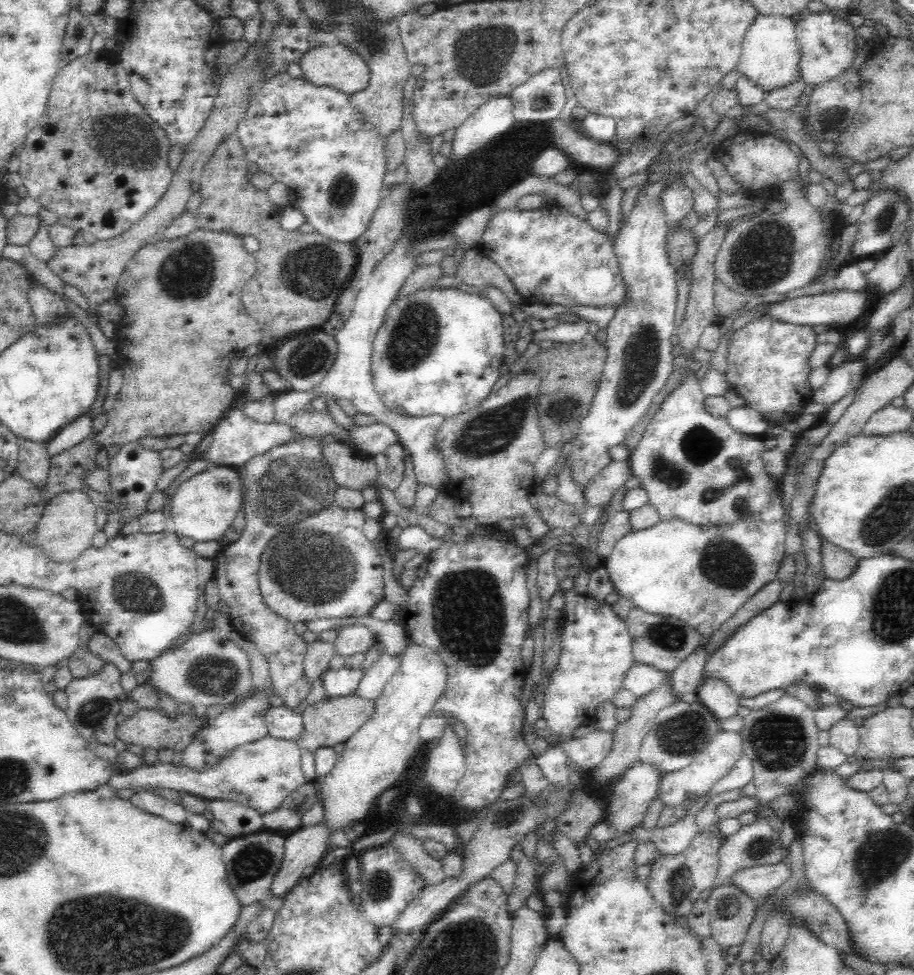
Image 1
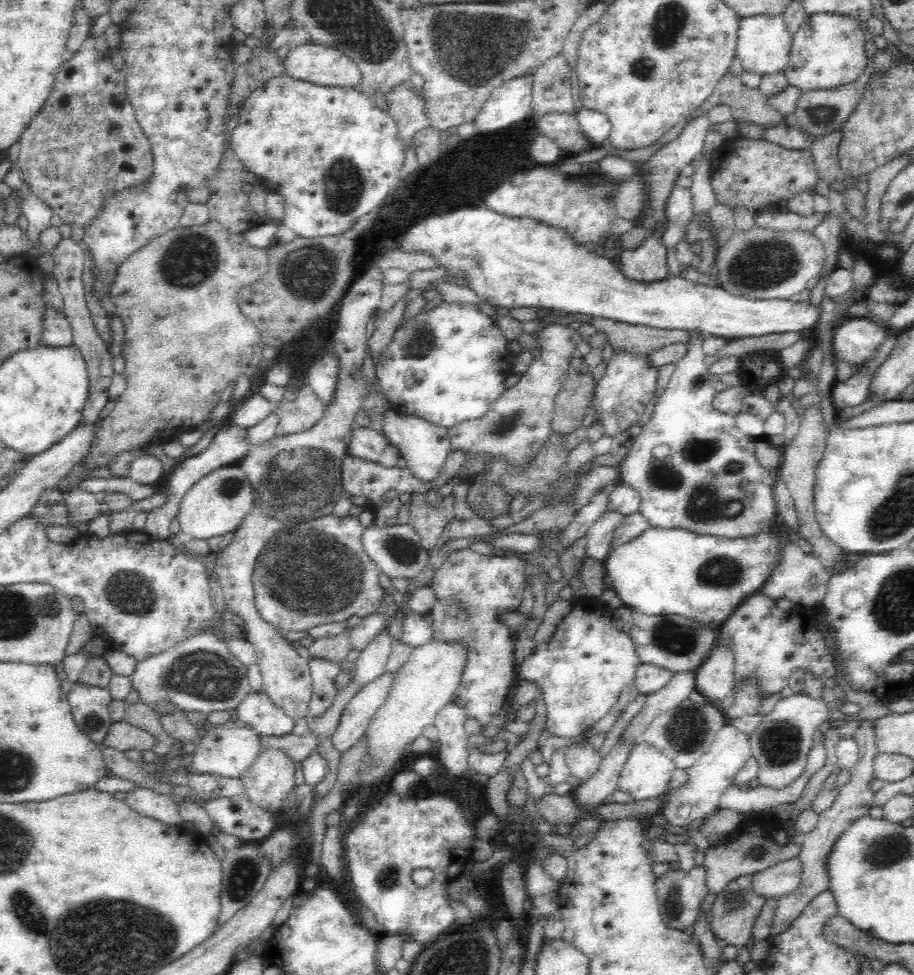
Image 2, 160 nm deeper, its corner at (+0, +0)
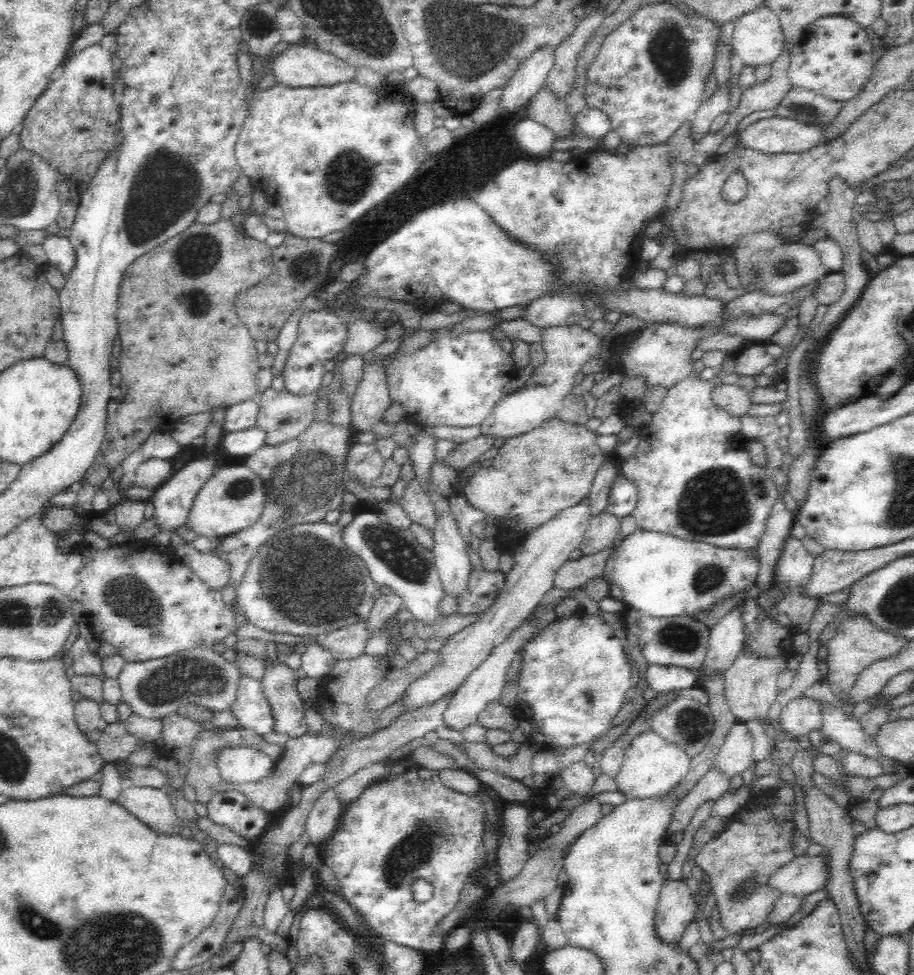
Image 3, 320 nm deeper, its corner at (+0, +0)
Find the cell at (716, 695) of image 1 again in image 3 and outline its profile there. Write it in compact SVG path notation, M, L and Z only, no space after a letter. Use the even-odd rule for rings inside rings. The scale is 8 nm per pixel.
M741 605L734 607L709 632L709 647L705 656L705 670L724 672L742 650L745 622L741 620Z

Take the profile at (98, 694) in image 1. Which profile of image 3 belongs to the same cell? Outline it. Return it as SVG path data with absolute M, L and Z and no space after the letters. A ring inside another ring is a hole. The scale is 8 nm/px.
M82 699L75 703L75 721L82 735L92 743L98 742L105 732L107 723L100 715L100 702L94 699Z

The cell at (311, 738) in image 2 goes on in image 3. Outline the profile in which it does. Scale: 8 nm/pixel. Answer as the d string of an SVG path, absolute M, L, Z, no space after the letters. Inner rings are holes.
M236 728L221 729L218 732L202 732L198 736L198 740L194 742L194 748L192 748L192 768L188 770L187 775L183 778L186 785L196 793L196 802L206 806L218 794L217 788L222 786L224 782L218 769L219 752L222 752L222 749L225 748L240 748L240 746L247 746L261 751L263 754L270 756L274 762L278 761L283 754L282 746L274 746L274 744L264 742L260 736L250 729Z

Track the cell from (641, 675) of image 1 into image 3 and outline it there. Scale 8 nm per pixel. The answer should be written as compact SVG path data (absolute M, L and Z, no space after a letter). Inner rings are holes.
M649 665L646 672L647 684L656 693L689 691L698 685L698 678L698 672L672 665Z

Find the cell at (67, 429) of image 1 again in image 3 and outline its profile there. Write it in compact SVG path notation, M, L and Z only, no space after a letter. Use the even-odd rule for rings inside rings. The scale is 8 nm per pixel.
M50 232L44 236L37 251L42 253L44 264L58 267L64 276L73 270L76 263L76 254L70 241L68 241L68 237L60 237Z

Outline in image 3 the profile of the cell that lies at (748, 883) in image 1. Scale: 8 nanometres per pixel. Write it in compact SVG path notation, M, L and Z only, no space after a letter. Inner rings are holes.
M824 855L797 856L770 878L770 887L782 894L805 897L825 888L829 881L828 873L830 868Z

